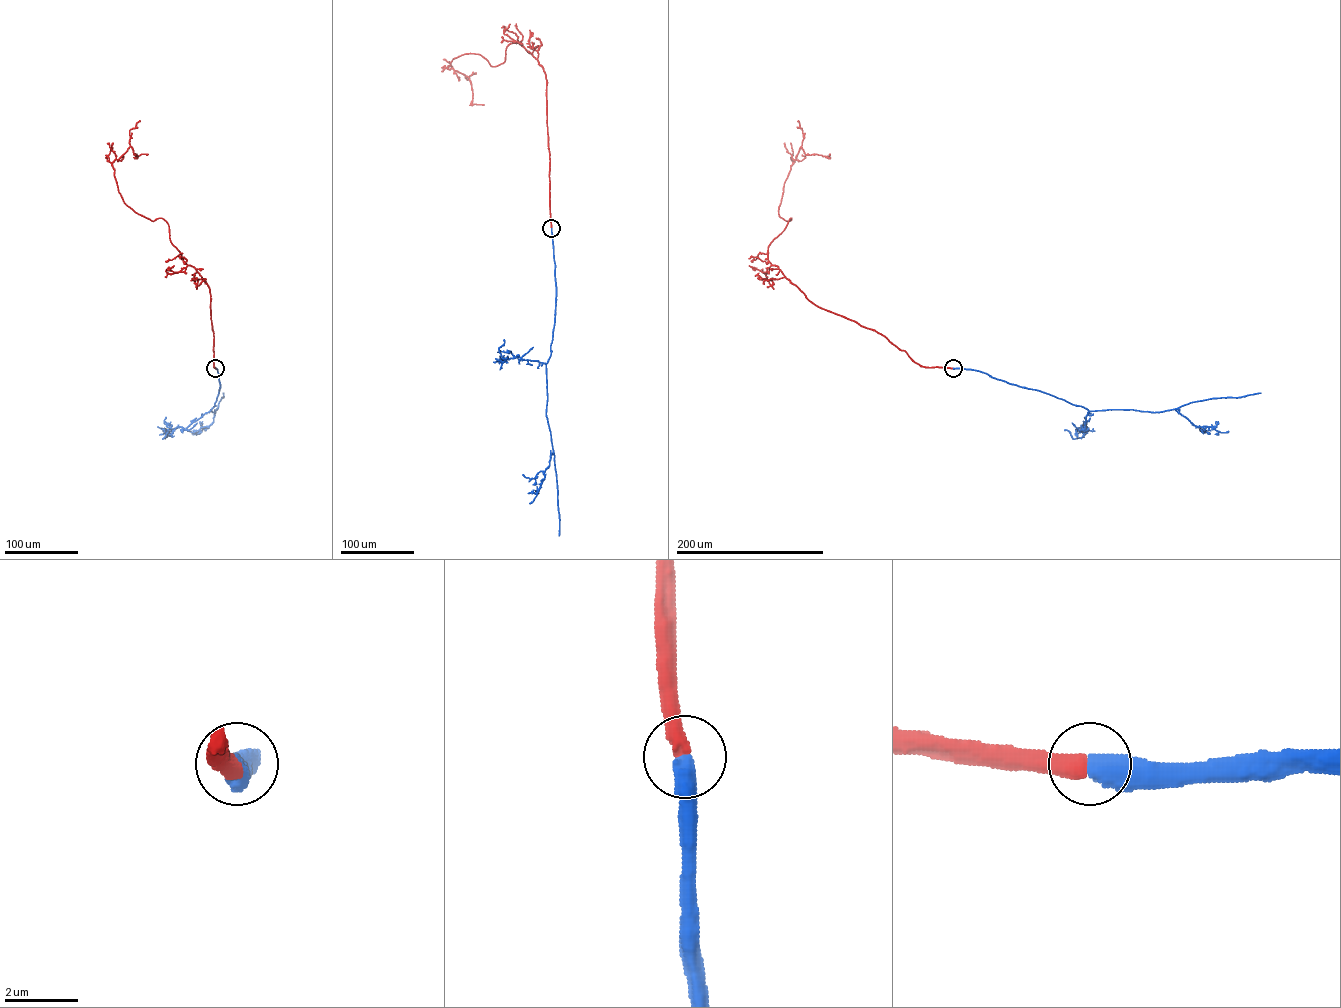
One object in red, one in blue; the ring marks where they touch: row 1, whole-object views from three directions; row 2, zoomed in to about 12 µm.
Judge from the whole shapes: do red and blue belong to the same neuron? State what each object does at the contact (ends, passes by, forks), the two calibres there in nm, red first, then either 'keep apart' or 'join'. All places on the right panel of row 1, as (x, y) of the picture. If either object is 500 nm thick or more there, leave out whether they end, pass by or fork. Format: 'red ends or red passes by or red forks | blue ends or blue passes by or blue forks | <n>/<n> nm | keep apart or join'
480/500 nm | join

